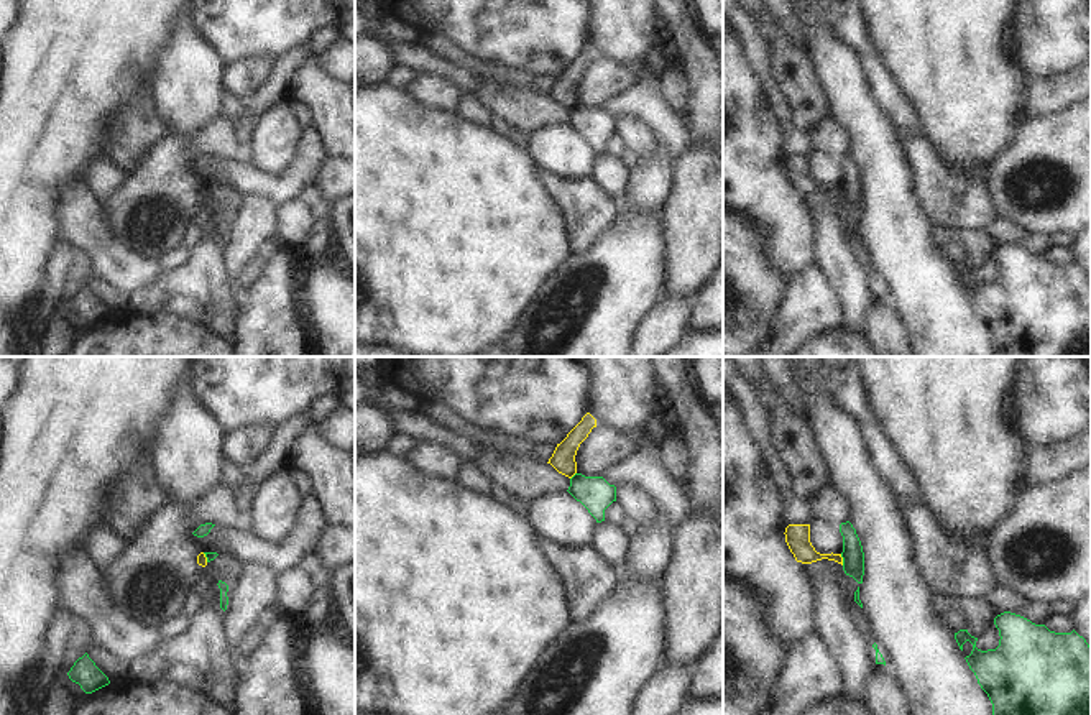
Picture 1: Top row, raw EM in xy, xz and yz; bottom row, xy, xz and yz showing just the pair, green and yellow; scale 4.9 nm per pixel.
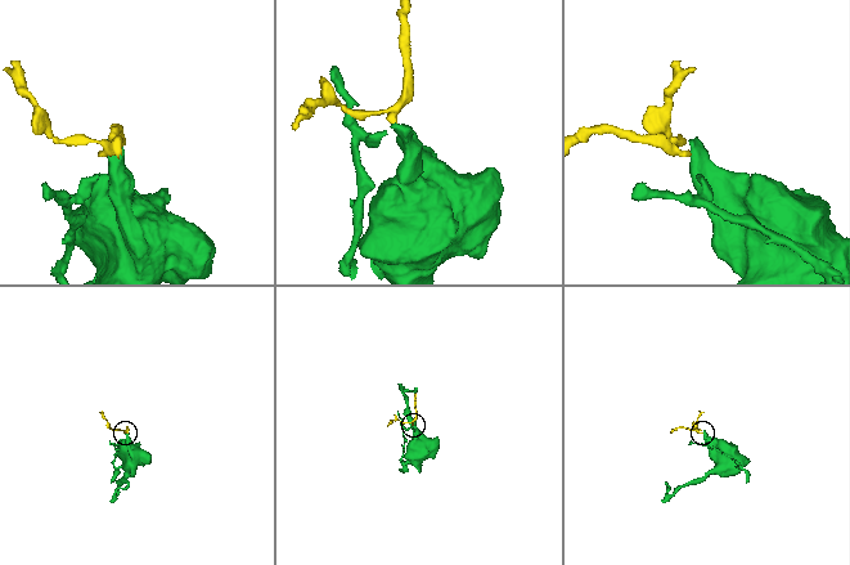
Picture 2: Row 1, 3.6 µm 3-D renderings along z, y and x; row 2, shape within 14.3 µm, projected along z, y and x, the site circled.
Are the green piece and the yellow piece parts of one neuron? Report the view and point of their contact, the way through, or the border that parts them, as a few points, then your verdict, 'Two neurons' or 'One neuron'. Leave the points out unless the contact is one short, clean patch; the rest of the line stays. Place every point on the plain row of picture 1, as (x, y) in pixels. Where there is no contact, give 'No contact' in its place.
Touches green at yz (843, 191). Boundary: yz (840, 186), (843, 196). Two neurons.

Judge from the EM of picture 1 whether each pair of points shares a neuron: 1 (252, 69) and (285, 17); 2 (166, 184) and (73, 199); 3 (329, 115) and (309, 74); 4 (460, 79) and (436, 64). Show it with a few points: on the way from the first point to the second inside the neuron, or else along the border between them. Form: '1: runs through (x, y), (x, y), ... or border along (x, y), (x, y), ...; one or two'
1: border along (273, 58), (248, 55), (225, 66); two
2: border along (97, 202), (107, 229), (115, 237); two
3: runs through (329, 106), (311, 84); one
4: runs through (454, 74), (442, 68); one

